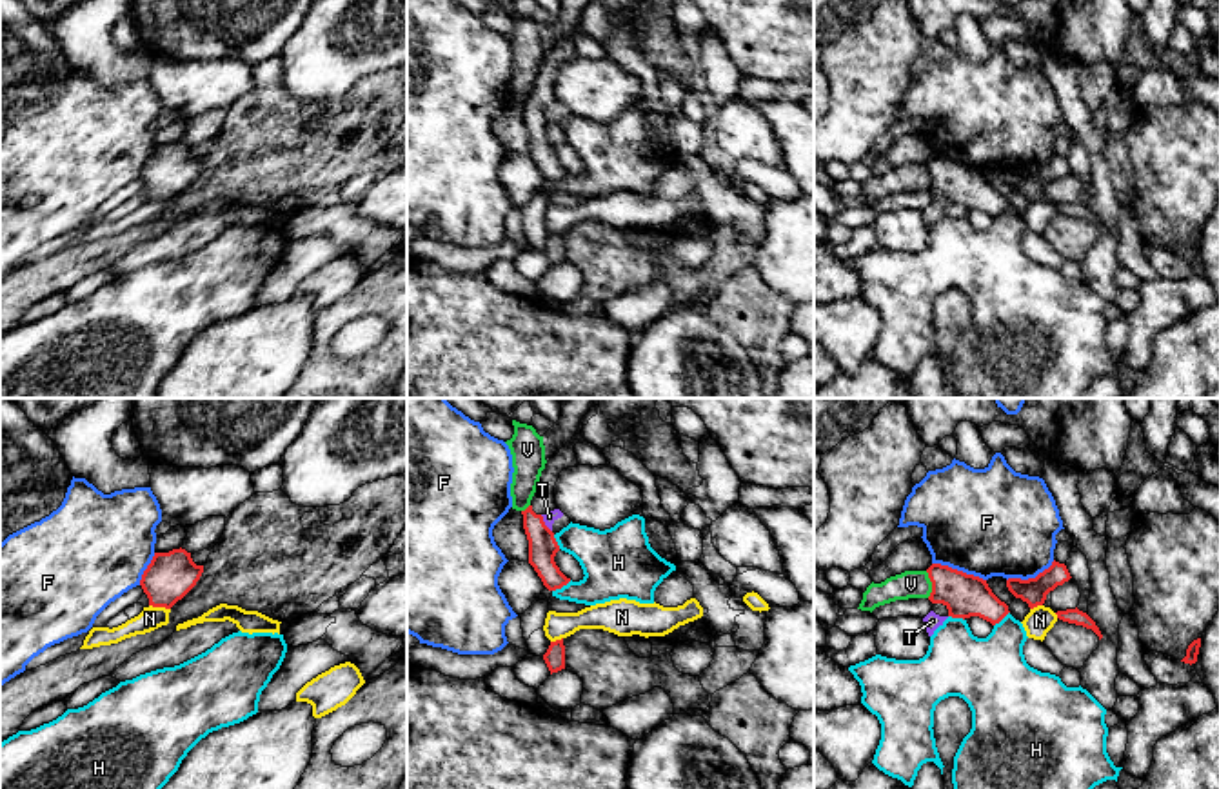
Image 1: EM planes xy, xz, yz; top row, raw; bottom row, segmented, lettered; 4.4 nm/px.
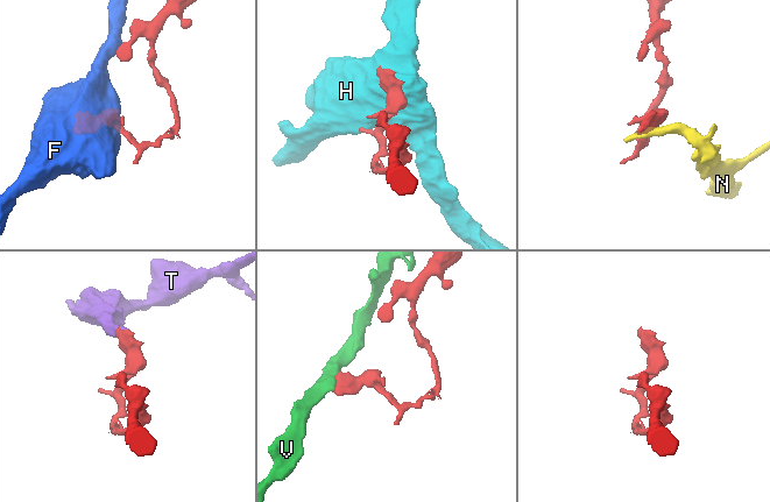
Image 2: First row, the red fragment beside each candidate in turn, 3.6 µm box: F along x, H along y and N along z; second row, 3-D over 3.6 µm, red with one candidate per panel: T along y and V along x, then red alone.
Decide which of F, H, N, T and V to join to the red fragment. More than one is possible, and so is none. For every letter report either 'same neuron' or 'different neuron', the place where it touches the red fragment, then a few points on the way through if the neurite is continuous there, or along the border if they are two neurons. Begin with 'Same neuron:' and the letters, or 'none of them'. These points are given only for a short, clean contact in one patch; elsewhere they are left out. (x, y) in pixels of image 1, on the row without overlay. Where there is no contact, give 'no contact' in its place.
Same neuron: none of them
F: different neuron; meets red in yz at (960, 164)
H: different neuron; meets red in xz at (562, 179)
N: different neuron; meets red in xy at (160, 199); border along xy (149, 197), (169, 202)
T: different neuron; meets red in xz at (544, 117); border along xz (540, 108), (551, 124)
V: different neuron; meets red in yz at (932, 177); border along yz (925, 164), (931, 175), (929, 189)

